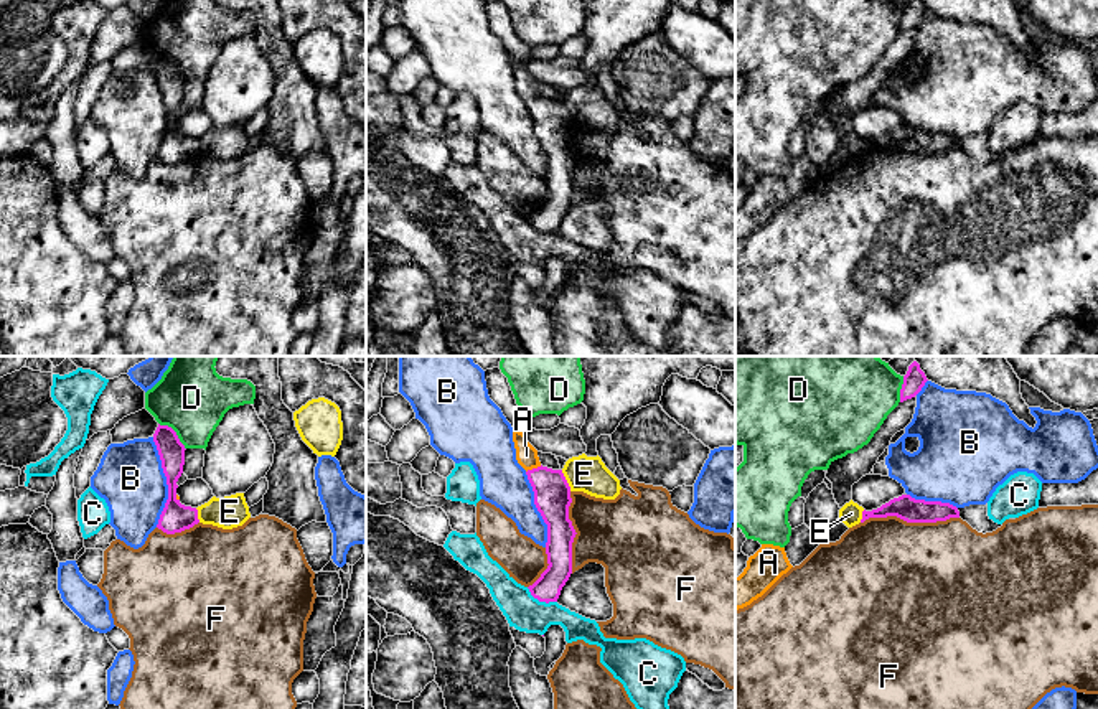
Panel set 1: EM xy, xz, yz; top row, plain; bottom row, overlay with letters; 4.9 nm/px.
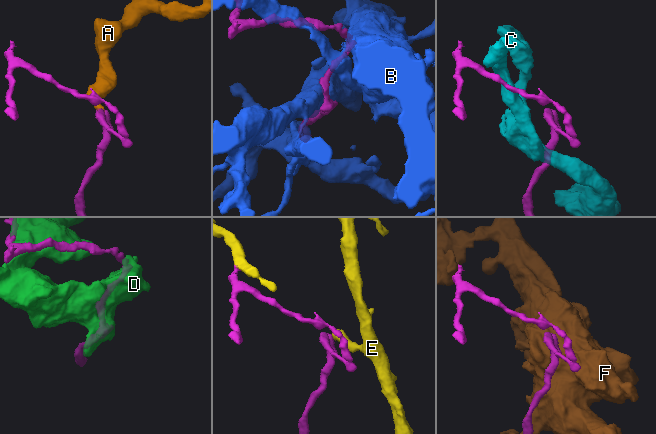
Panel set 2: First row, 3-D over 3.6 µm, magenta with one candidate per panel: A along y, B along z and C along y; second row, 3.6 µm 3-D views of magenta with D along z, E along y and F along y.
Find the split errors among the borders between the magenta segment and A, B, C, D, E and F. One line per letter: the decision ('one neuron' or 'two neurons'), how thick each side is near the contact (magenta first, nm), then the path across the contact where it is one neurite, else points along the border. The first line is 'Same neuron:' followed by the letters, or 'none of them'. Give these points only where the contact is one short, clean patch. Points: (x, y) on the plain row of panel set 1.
Same neuron: none of them
A: two neurons; calibres 180 and 110 nm; border xz (541, 96), (526, 103)
B: two neurons; calibres 140 and 320 nm
C: two neurons; calibres 130 and 180 nm; border xz (526, 218), (539, 231), (556, 233)
D: two neurons; calibres 130 and 320 nm
E: two neurons; calibres 180 and 180 nm; border xz (561, 101), (571, 121)
F: two neurons; calibres 120 and 500 nm

